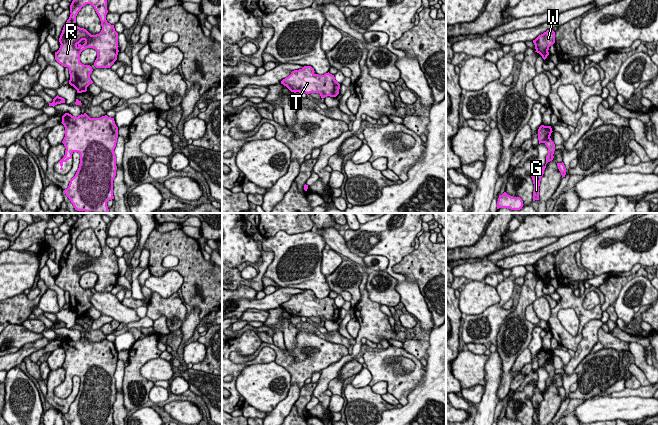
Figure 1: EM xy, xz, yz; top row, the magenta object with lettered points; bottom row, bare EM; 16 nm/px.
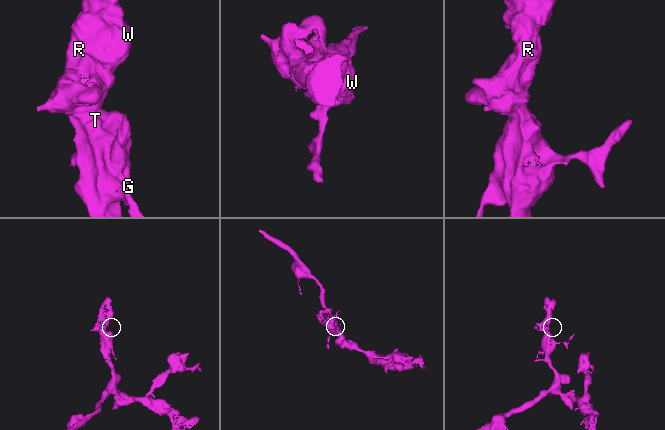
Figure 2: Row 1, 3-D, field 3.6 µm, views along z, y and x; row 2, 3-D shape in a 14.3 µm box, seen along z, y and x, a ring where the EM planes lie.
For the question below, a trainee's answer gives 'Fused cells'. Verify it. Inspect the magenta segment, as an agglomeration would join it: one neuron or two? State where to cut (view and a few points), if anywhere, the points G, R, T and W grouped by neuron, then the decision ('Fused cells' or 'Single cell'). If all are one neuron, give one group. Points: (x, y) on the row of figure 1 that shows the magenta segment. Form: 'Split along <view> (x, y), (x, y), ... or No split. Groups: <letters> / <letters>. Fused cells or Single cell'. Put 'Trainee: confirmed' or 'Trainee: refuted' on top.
Trainee: refuted
No split. Groups: G R T W. Single cell

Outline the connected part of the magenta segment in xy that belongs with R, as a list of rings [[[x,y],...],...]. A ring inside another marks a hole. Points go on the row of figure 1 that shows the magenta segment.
[[[73,0],[70,5],[70,17],[65,23],[59,38],[60,48],[55,52],[55,60],[64,67],[69,68],[69,84],[77,93],[87,91],[87,87],[93,83],[90,74],[93,69],[90,65],[80,62],[80,54],[87,48],[97,51],[94,62],[96,68],[110,68],[117,60],[118,33],[114,25],[106,20],[107,0]],[[86,4],[91,4],[98,14],[102,30],[99,34],[91,35],[86,29],[76,24],[78,12]]]

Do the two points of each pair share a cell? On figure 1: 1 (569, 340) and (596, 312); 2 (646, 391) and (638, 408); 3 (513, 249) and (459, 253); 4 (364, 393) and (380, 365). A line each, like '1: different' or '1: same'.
1: same
2: different
3: different
4: different

